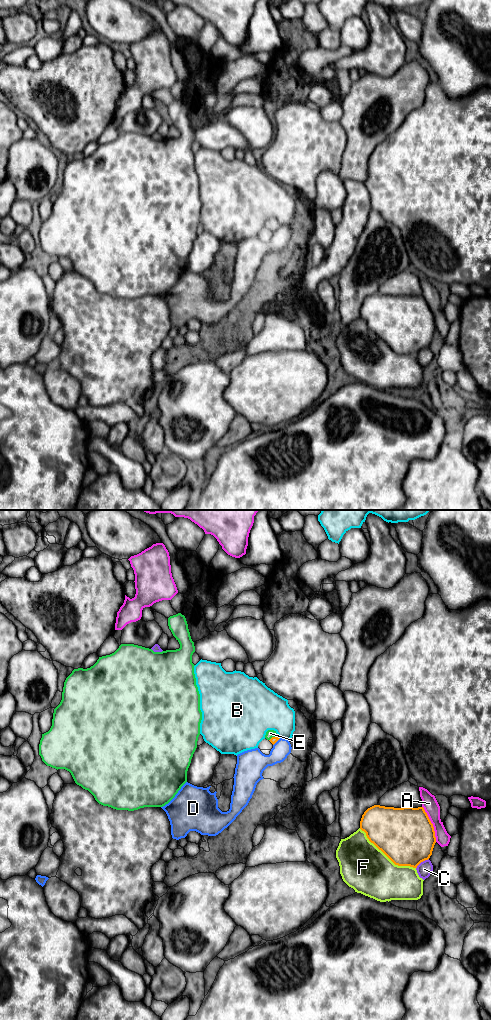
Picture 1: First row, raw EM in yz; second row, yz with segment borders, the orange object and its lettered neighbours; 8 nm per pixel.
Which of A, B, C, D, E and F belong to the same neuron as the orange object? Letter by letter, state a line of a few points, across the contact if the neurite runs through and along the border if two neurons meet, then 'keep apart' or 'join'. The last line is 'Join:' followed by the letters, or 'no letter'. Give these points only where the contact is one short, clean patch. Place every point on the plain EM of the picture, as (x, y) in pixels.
A: keep apart
B: keep apart
C: keep apart
D: keep apart
E: line yz (273, 228), (273, 225), (270, 221); join
F: keep apart
Join: E

